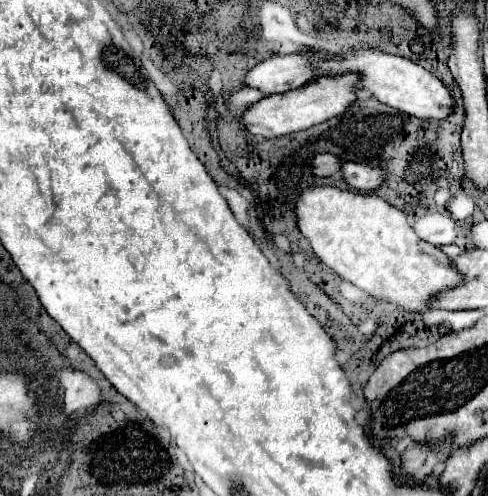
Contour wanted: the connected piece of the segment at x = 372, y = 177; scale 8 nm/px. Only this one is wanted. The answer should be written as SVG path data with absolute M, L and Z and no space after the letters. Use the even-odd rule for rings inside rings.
M342 163L342 175L348 187L356 191L372 191L384 179L384 171L380 171L380 167L368 167L364 163Z

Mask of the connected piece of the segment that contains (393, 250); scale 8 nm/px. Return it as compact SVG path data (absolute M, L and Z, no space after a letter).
M310 187L300 195L300 199L296 199L296 215L302 235L310 241L314 253L322 259L322 263L326 263L342 279L350 281L368 295L394 303L410 313L428 311L430 303L438 293L454 289L464 281L458 269L452 267L452 261L438 247L422 241L414 233L406 213L392 207L378 195L360 195L336 187Z

